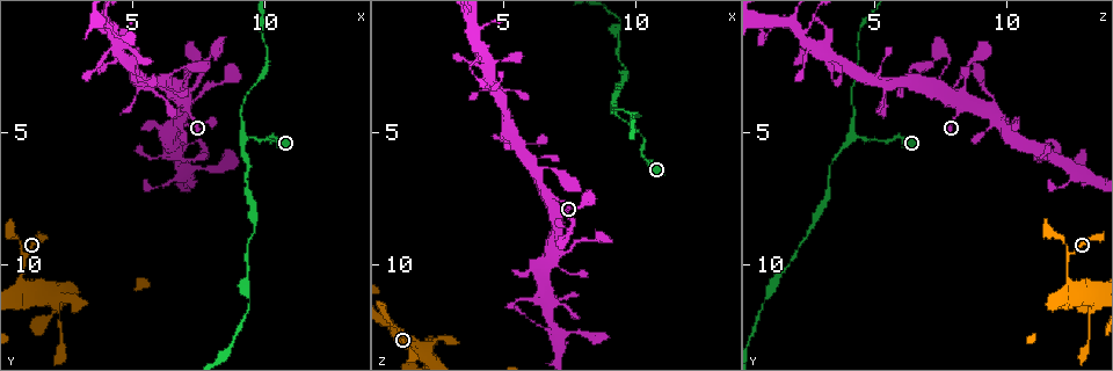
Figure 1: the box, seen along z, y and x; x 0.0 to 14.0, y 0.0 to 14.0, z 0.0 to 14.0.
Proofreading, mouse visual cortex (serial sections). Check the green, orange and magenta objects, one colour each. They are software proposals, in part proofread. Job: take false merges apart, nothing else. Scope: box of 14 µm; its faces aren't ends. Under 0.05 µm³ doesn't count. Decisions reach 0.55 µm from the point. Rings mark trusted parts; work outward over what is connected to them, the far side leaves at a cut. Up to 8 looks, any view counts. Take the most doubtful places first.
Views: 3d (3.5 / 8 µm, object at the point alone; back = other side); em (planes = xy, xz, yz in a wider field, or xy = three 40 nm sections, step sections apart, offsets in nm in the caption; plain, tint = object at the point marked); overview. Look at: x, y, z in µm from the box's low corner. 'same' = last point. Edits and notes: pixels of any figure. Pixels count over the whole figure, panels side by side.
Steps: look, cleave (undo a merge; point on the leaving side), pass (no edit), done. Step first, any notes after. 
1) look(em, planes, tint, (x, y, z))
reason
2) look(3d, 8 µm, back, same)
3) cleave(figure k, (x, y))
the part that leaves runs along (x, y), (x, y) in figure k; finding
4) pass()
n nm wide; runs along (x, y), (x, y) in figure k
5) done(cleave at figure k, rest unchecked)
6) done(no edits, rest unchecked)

look(3d, 8 µm, back, (9.2, 5.2, 4.3))
sharp bend

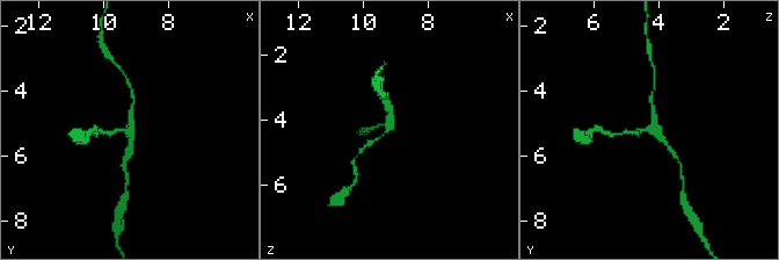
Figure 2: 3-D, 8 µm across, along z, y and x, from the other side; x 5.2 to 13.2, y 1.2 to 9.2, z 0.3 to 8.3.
look(3d, 3.5 µm, (9.2, 5.2, 4.2))
closer look

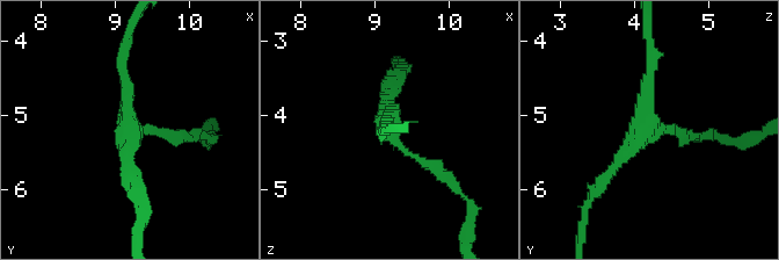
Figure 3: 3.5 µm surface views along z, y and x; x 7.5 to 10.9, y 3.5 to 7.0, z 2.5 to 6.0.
pass()
all the same cell

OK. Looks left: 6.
look(3d, 3.5 µm, back, (6.9, 3.9, 8.1))
thin arm on a thick one

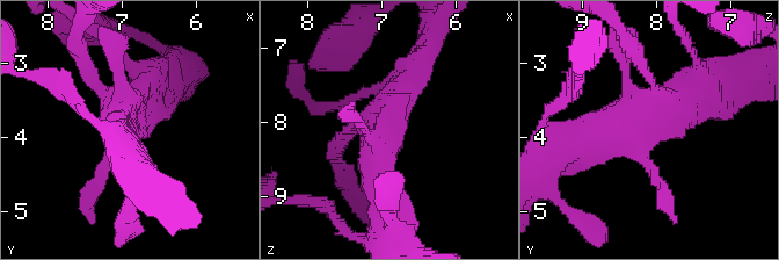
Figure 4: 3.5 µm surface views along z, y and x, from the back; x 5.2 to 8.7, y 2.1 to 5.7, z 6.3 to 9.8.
look(em, xy, step 1, tint, (7.00, 3.95, 8.25))

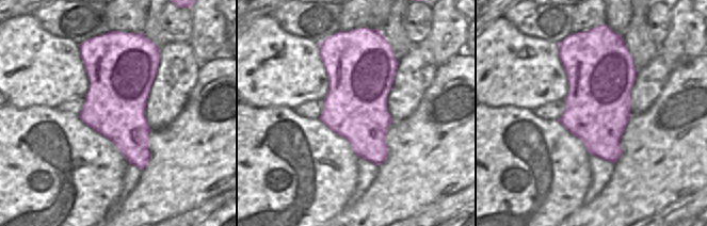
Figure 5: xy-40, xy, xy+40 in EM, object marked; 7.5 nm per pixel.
look(em, xy, step 2, tint, same)

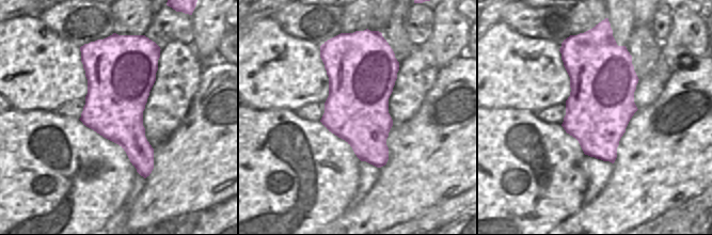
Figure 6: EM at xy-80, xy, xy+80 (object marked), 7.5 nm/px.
pass()
runs along (90, 195), (145, 87) in figure 4; continuous, no second cell

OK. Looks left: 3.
look(3d, 3.5 µm, (4.0, 0.9, 1.8))
abrupt turn

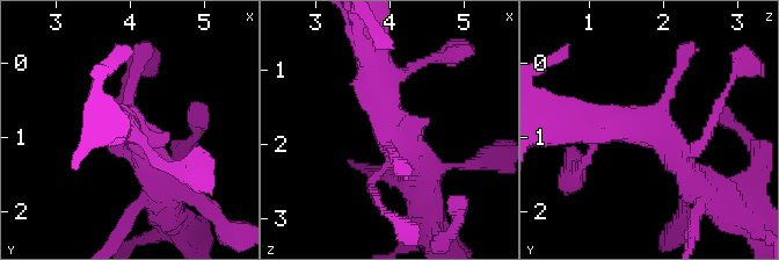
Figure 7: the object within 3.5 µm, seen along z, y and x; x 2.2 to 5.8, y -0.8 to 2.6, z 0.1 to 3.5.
look(em, xy, step 5, tint, (4.00, 0.90, 1.85))
4 arms; arms of 150, 150, 400, 500 nm

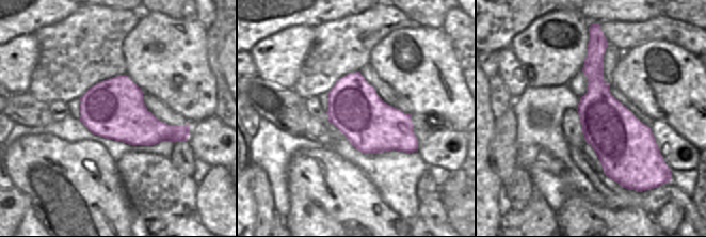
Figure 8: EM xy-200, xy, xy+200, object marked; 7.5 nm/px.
pass()
continuous, no second cell

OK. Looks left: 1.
done(no edits, rest unchecked)

